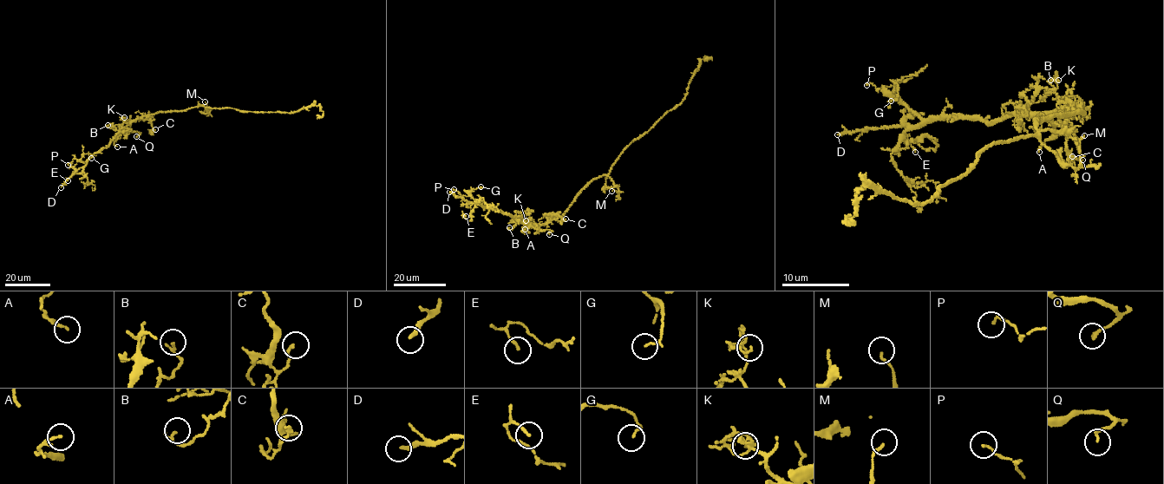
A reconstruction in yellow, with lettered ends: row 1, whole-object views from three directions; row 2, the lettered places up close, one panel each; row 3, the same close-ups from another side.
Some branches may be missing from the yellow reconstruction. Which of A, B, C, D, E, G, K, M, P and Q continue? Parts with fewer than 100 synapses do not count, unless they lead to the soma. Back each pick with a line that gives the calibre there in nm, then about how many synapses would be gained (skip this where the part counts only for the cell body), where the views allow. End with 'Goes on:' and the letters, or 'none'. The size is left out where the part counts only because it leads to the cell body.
D: Thickness 200 nm
Goes on: D

